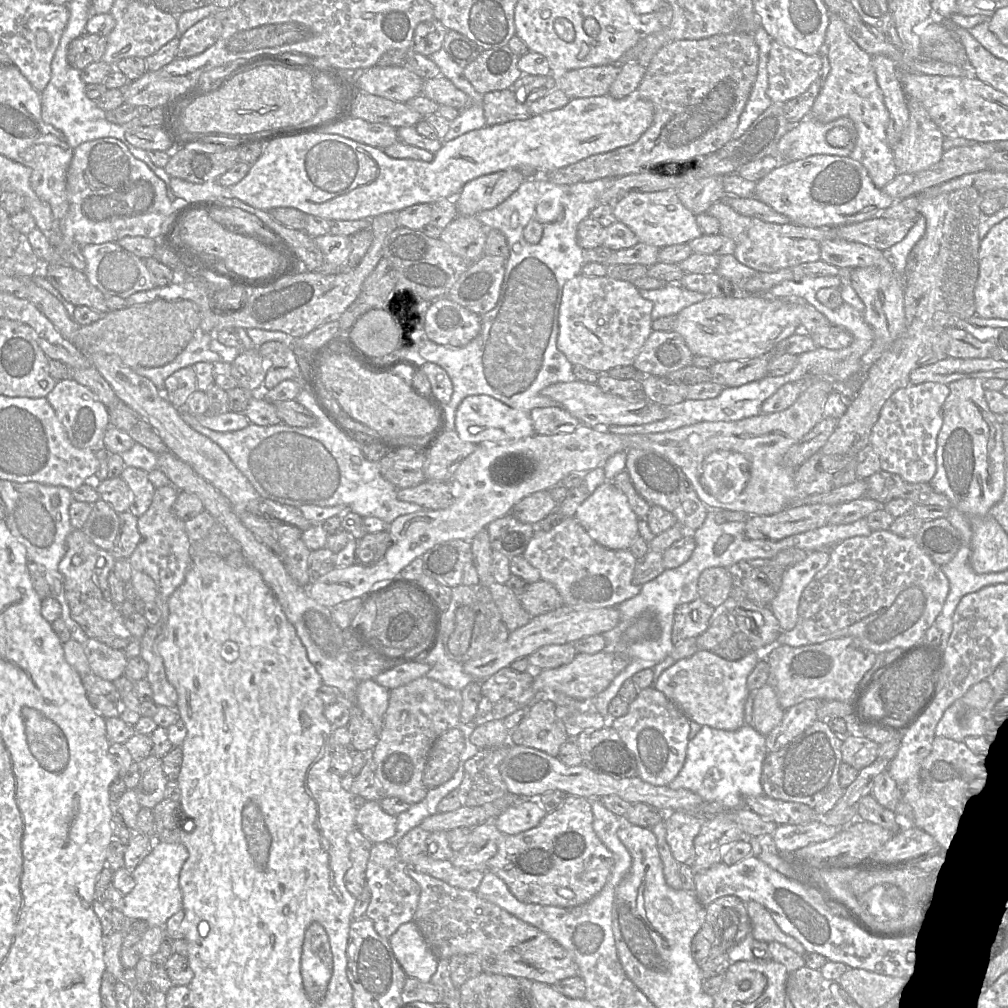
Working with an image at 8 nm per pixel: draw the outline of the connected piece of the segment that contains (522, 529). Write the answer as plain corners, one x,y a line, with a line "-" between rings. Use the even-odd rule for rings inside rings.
509,513
492,521
487,530
492,549
513,558
523,555
534,535
535,526
523,523

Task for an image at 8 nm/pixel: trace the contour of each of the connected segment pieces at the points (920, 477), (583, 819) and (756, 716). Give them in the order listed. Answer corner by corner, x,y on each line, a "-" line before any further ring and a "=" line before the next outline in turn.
924,382
894,392
883,405
870,434
870,444
879,455
881,470
899,475
910,483
930,483
936,472
937,437
943,424
943,407
950,394
948,385
=
568,795
562,806
548,813
540,824
517,835
503,835
497,853
488,861
486,871
500,877
511,893
523,903
573,908
595,897
604,888
612,873
615,858
593,829
591,800
=
769,683
753,692
751,726
766,736
782,721
785,710
779,705
776,692

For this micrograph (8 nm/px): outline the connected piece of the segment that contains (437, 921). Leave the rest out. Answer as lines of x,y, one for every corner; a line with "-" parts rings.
409,865
407,875
415,880
421,889
413,921
438,961
439,959
449,960
458,954
475,954
480,960
483,972
526,978
549,985
578,975
579,970
575,960
559,943
540,929
522,921
496,904
480,898
477,891
453,887
428,874
419,873

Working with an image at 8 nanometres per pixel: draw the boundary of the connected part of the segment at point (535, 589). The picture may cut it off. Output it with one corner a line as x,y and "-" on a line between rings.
542,579
529,584
527,590
518,598
522,607
532,618
564,605
563,599
554,585

